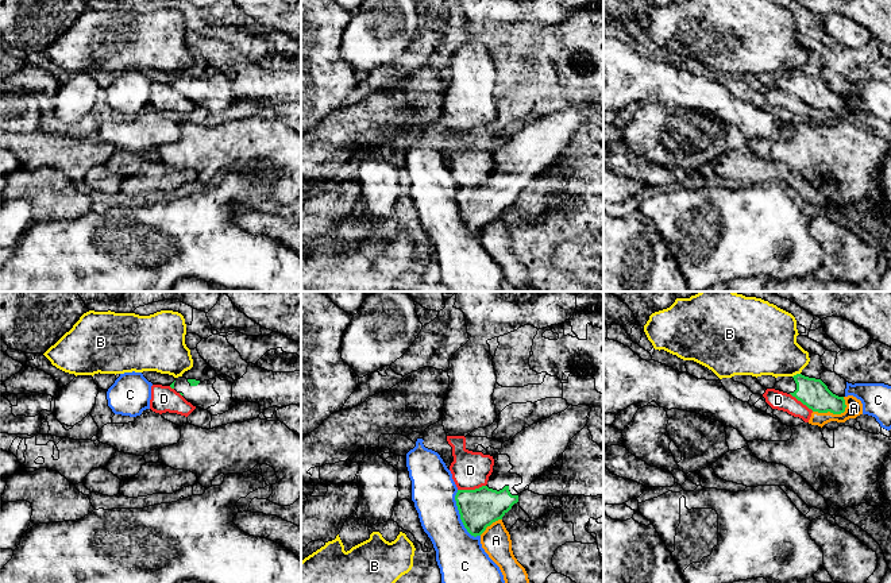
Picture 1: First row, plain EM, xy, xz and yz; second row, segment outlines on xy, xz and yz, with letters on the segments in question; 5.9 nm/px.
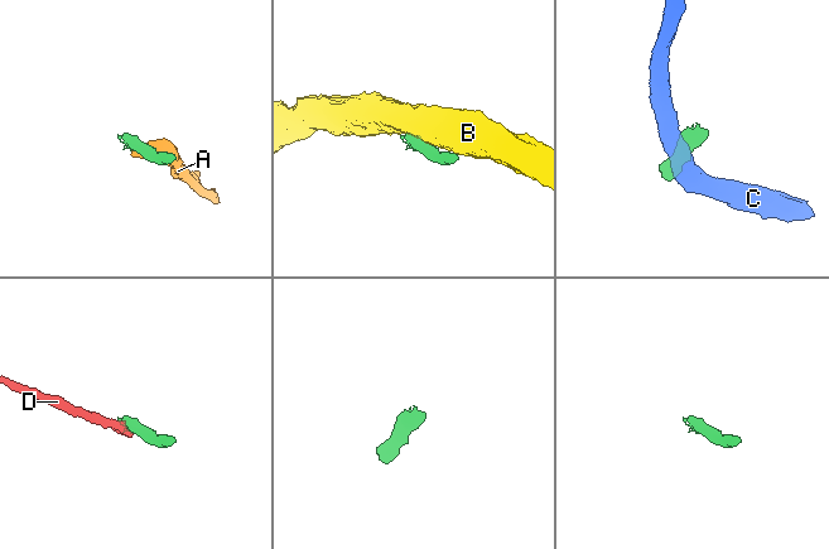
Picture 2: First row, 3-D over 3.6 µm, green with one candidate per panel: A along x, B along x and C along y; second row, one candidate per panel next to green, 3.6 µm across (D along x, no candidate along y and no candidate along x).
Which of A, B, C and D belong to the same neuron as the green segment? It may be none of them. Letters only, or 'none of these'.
none of these

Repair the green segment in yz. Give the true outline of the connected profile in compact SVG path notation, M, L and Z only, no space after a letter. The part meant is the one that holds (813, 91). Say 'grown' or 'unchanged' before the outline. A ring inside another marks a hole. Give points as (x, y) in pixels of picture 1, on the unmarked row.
grown; M802 72L784 74L772 86L791 92L813 109L841 112L846 105L844 94L833 92L821 77Z

